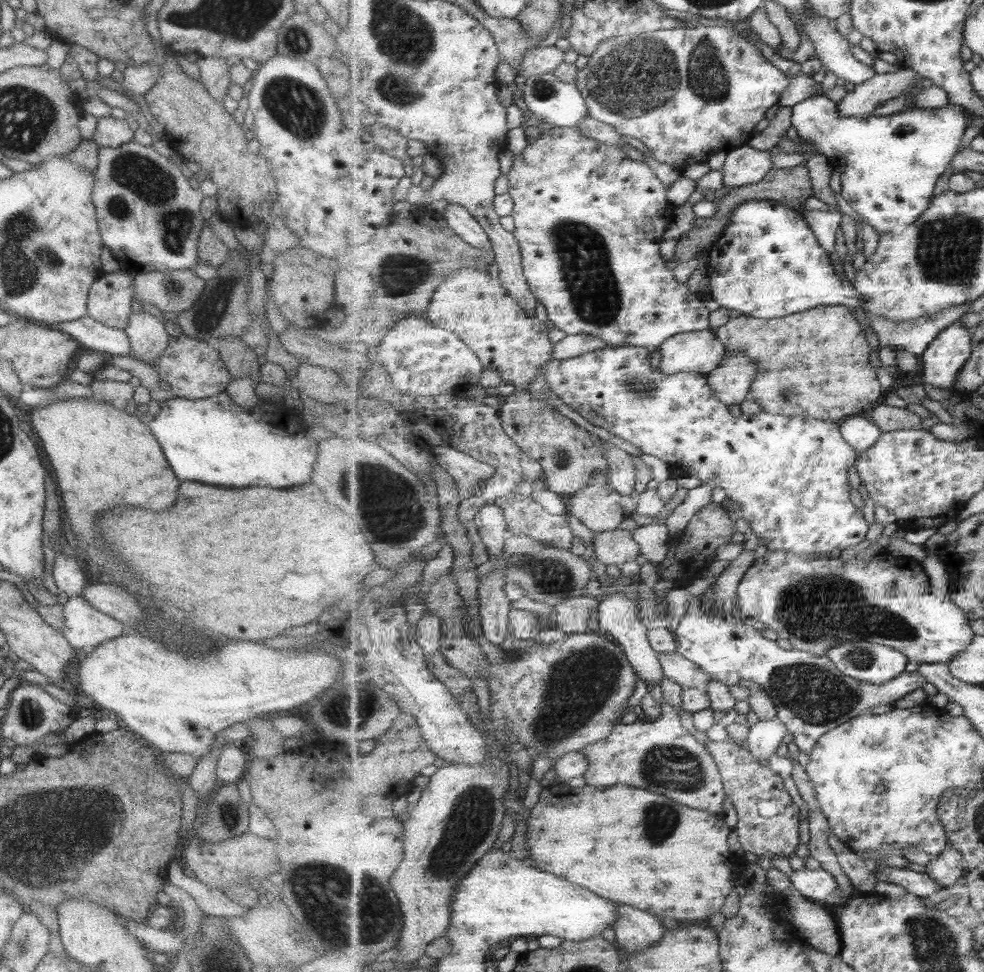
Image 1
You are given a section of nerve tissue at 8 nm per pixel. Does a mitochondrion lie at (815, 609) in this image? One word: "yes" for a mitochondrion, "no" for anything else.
yes

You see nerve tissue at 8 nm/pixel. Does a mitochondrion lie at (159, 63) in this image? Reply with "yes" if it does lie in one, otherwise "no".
no

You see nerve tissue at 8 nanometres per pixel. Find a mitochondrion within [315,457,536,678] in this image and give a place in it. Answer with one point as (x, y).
(394, 516)

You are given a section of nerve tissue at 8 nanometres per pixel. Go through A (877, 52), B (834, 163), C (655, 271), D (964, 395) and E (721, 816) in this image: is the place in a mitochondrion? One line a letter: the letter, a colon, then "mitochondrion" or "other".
A: other
B: other
C: other
D: other
E: other

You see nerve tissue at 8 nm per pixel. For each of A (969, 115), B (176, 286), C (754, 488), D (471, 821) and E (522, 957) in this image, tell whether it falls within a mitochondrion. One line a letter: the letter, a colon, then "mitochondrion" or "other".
A: other
B: mitochondrion
C: other
D: mitochondrion
E: other

